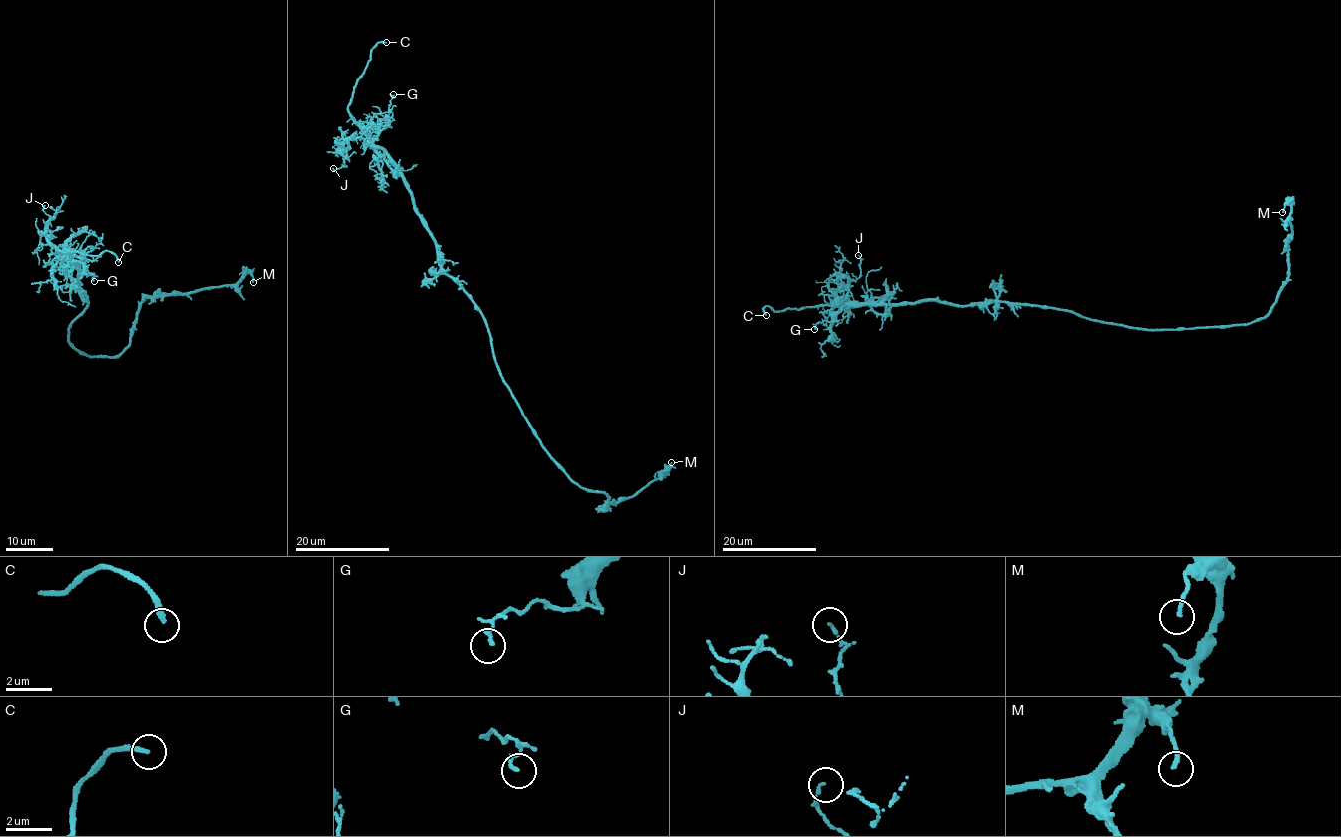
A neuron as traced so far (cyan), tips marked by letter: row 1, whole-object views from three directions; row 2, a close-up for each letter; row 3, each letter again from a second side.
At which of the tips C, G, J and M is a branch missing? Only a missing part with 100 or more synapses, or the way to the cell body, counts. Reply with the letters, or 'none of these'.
C

